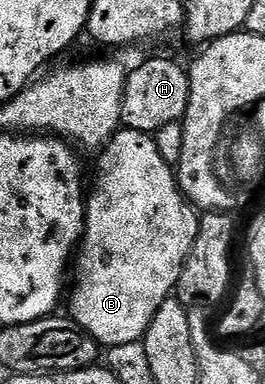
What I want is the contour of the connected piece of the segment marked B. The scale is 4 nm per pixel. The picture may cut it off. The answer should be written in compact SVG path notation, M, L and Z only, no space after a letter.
M122 127L113 133L97 160L97 181L91 184L85 206L85 234L75 256L77 285L69 300L68 315L106 349L140 341L159 306L174 295L183 266L201 228L198 209L181 191L174 169L159 154L156 139L148 132Z

